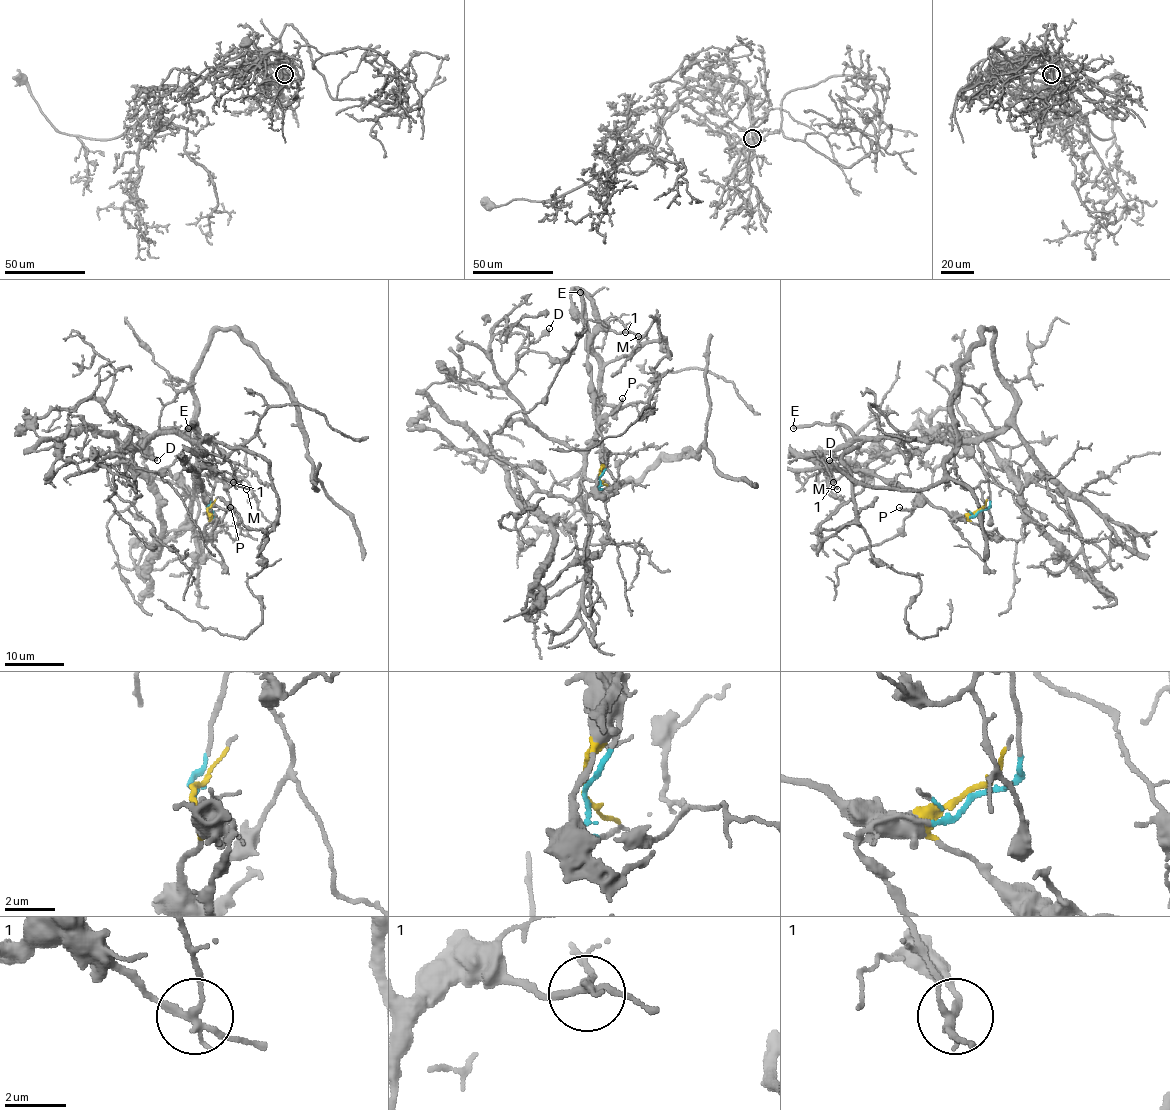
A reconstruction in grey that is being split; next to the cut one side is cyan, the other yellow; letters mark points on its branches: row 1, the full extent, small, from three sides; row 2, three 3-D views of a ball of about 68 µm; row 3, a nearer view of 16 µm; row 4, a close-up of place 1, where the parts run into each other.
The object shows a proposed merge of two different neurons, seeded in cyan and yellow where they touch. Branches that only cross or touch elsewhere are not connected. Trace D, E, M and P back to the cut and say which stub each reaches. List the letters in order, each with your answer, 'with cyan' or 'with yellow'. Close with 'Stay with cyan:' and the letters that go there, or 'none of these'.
D: with cyan
E: with cyan
M: with yellow
P: with yellow
Stay with cyan: D, E

